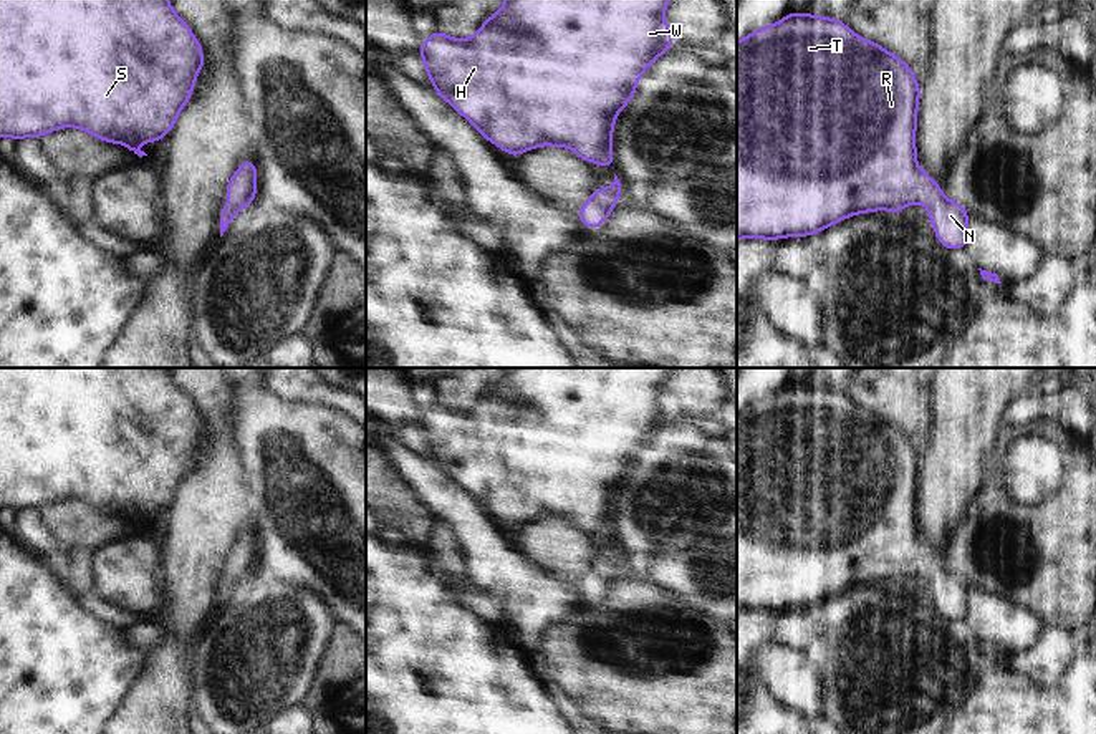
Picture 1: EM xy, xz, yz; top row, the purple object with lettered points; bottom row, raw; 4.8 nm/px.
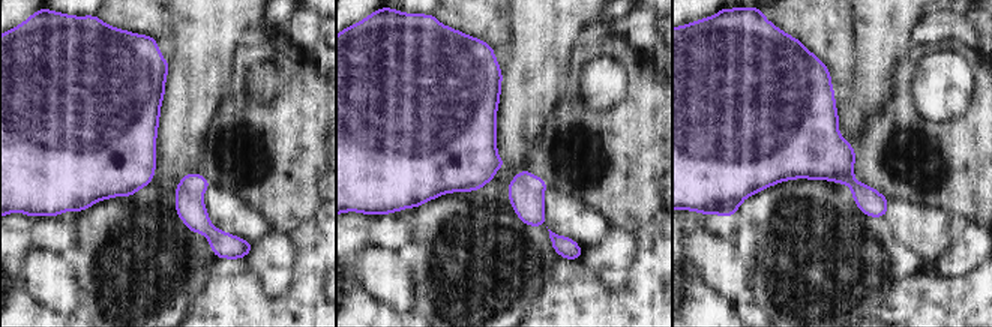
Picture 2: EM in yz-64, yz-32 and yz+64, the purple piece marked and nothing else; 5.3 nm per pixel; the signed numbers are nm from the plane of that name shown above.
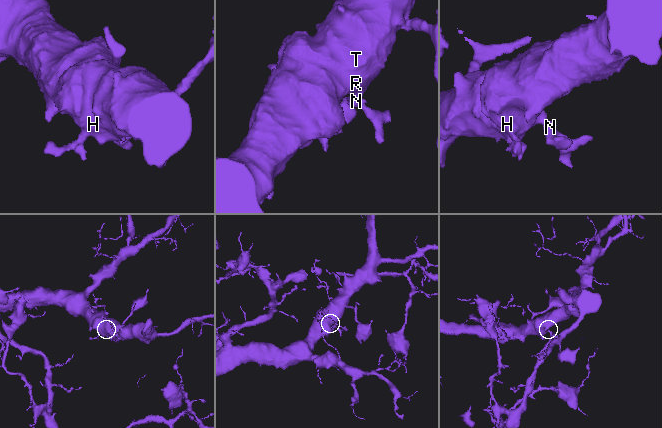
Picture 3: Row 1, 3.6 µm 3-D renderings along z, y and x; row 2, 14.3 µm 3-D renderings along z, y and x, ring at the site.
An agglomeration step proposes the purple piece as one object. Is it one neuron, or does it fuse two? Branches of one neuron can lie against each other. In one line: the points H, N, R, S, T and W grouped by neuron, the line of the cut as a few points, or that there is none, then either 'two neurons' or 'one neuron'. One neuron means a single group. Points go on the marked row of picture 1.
groups H N R S T W; cut none; one neuron

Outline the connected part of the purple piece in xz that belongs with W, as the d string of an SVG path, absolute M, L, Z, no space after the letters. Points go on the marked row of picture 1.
M505 0L503 7L495 15L490 15L470 38L459 40L434 30L419 46L417 53L422 58L435 93L472 123L483 139L493 142L512 157L541 146L570 147L581 161L614 169L611 141L616 116L634 99L636 83L642 78L651 63L672 50L672 31L664 18L669 2L671 0Z

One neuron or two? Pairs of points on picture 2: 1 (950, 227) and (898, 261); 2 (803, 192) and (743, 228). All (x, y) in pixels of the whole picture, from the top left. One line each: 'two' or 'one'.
1: two
2: one

